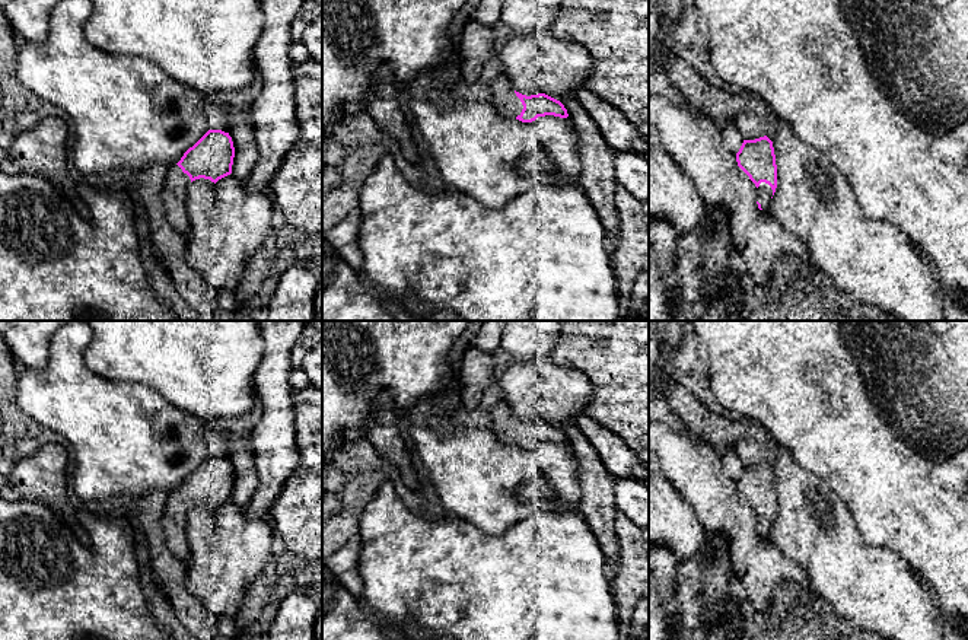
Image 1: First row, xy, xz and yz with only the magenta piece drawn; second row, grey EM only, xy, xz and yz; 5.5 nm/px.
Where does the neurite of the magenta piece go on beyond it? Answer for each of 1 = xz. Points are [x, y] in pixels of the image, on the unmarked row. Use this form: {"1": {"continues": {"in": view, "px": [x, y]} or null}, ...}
{"1": {"continues": {"in": "xz", "px": [503, 423]}}}

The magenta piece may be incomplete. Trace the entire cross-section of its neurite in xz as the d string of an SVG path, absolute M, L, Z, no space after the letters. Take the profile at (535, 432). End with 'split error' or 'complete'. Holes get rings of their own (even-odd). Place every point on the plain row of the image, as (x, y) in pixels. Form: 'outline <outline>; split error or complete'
outline M501 399L491 408L490 429L504 442L516 445L522 449L532 449L538 443L554 442L567 445L564 432L545 421L522 421L516 418L510 407Z; split error

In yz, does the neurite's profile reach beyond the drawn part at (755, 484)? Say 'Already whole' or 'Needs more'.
Needs more

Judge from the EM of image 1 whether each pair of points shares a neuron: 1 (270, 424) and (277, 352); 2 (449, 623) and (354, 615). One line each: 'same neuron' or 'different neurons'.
1: same neuron
2: different neurons

